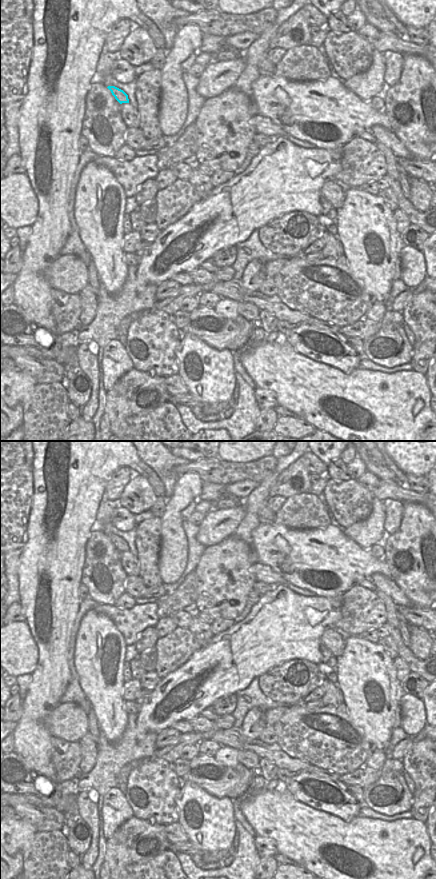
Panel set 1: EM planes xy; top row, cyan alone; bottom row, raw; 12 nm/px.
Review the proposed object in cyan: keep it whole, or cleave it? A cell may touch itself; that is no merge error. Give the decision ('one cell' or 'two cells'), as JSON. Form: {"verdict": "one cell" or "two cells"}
{"verdict": "one cell"}

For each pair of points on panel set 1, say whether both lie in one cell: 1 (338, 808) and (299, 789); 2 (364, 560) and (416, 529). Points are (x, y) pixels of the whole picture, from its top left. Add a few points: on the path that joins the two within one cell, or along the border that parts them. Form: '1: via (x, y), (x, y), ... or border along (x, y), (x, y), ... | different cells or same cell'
1: via (328, 806), (318, 806), (309, 797) | same cell
2: border along (383, 558), (391, 576) | different cells

